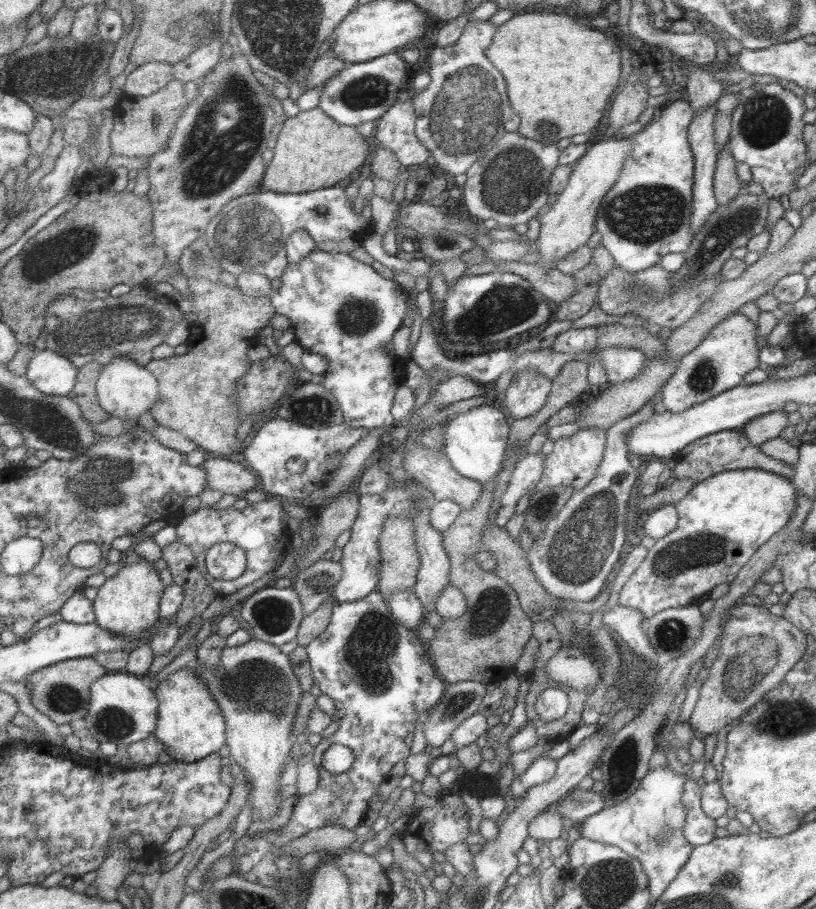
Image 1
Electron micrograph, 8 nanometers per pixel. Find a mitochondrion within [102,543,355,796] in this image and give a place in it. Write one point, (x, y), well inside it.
(260, 685)

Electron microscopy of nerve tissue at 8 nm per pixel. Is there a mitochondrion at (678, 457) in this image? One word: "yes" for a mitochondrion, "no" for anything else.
no

